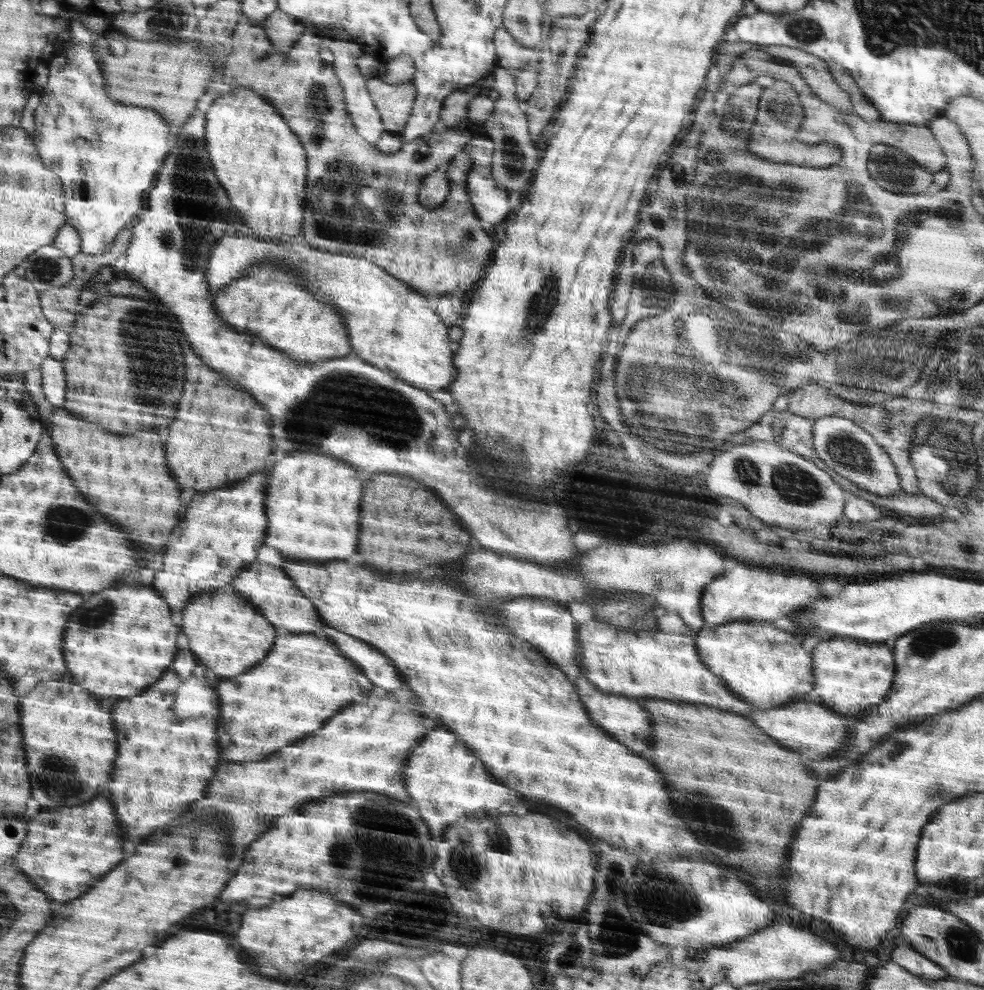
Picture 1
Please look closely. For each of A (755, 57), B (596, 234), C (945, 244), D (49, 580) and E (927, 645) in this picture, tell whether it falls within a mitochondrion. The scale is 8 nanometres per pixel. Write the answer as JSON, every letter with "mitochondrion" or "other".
{"A":"other","B":"other","C":"other","D":"other","E":"mitochondrion"}

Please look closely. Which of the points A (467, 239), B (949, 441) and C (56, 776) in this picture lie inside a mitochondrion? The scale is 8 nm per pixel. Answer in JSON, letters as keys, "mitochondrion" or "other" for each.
{"A":"mitochondrion","B":"mitochondrion","C":"mitochondrion"}

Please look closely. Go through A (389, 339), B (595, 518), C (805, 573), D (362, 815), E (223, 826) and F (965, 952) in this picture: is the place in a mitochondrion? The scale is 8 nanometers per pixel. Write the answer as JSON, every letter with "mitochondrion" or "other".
{"A":"other","B":"mitochondrion","C":"other","D":"mitochondrion","E":"other","F":"mitochondrion"}

